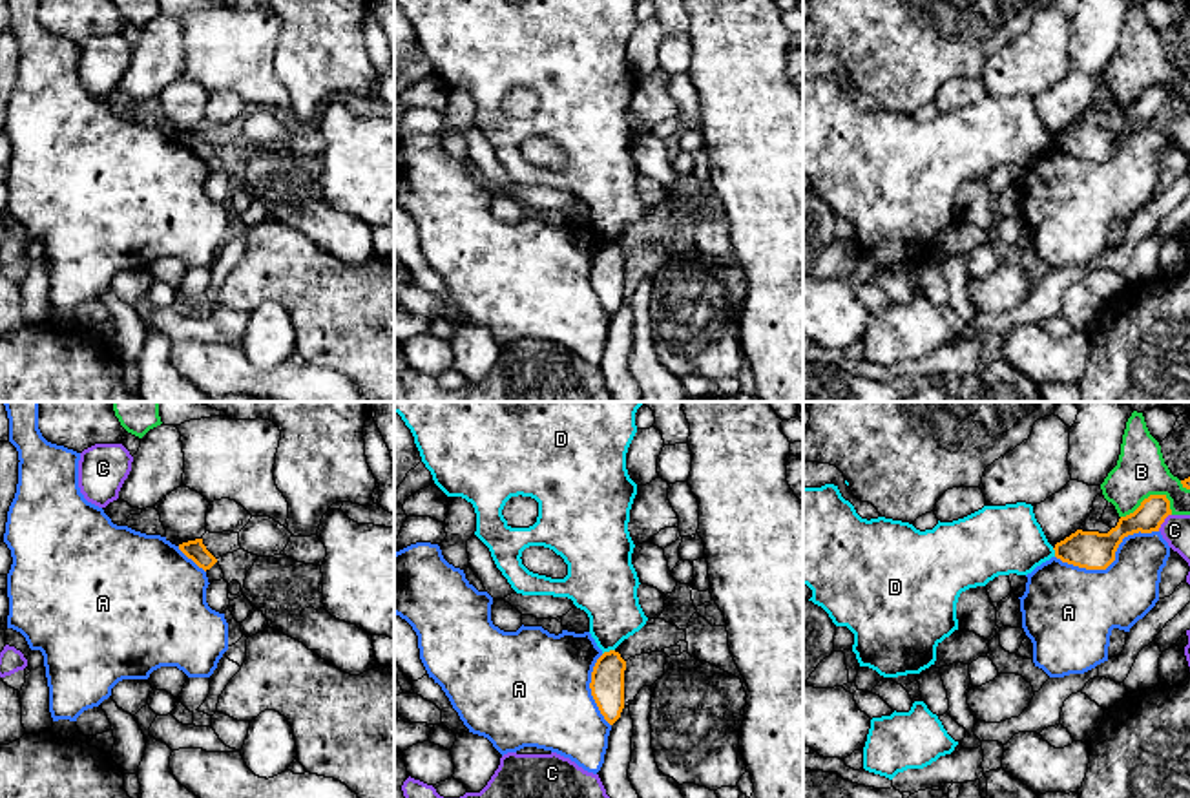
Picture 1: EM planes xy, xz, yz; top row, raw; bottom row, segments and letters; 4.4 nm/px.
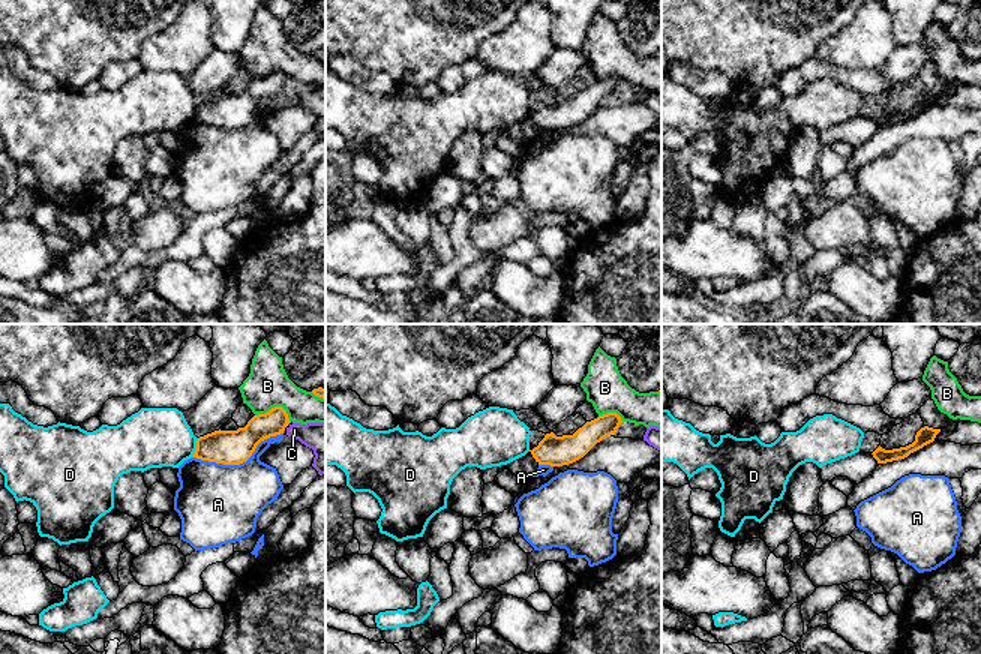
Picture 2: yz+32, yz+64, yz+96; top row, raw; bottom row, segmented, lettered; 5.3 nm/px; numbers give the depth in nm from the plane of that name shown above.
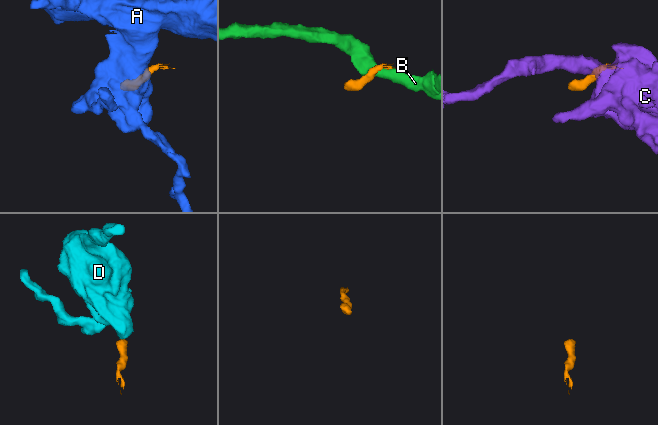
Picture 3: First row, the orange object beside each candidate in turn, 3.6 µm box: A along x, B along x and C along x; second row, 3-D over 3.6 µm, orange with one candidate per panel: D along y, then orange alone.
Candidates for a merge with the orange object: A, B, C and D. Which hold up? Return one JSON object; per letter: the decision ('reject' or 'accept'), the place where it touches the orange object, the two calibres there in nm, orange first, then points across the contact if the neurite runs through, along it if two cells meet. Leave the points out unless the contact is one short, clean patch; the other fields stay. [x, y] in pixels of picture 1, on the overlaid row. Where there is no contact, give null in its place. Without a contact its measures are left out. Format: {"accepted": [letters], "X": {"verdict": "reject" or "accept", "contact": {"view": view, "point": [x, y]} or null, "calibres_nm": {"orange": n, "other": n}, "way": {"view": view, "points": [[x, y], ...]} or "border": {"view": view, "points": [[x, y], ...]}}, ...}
{"accepted": [], "A": {"verdict": "reject", "contact": {"view": "yz", "point": [1112, 561]}, "calibres_nm": {"orange": 170, "other": 340}}, "B": {"verdict": "reject", "contact": {"view": "yz", "point": [1145, 499]}, "calibres_nm": {"orange": 130, "other": 220}}, "C": {"verdict": "reject", "contact": {"view": "yz", "point": [1163, 521]}, "calibres_nm": {"orange": 130, "other": 130}, "border": {"view": "yz", "points": [[1170, 514], [1158, 530]]}}, "D": {"verdict": "reject", "contact": {"view": "xz", "point": [610, 650]}, "calibres_nm": {"orange": 150, "other": 260}, "border": {"view": "xz", "points": [[614, 649], [603, 654]]}}}

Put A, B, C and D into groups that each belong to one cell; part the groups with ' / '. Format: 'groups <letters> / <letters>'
groups A / B / C / D

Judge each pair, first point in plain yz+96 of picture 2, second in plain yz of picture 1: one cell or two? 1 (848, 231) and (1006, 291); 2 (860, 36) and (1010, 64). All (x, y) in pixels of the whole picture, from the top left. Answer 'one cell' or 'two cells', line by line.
1: one cell
2: one cell

